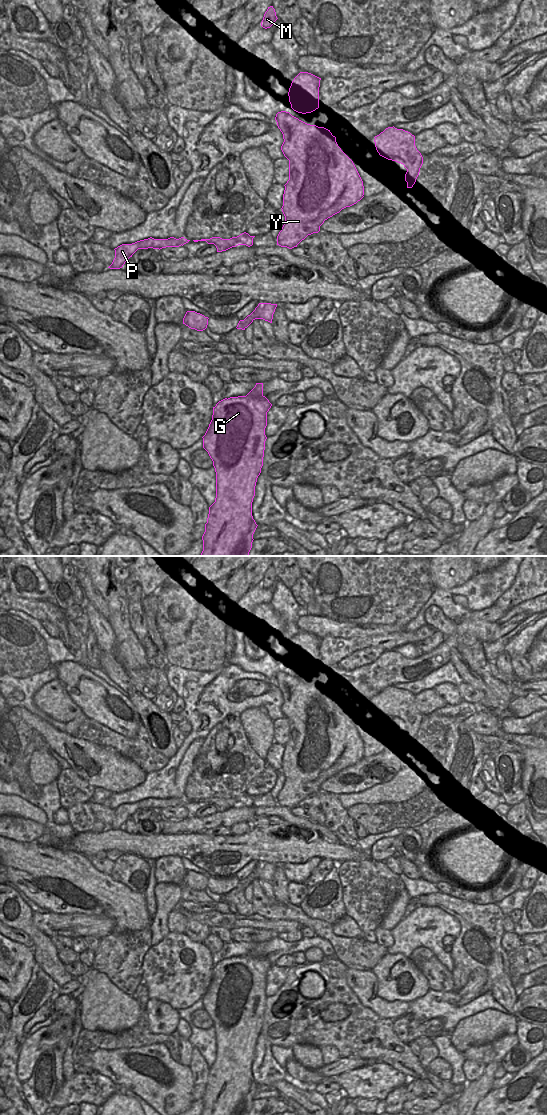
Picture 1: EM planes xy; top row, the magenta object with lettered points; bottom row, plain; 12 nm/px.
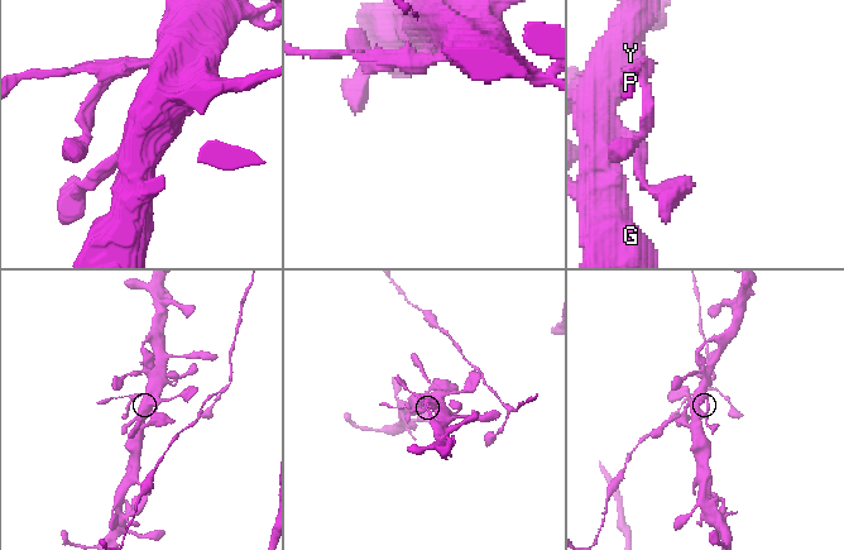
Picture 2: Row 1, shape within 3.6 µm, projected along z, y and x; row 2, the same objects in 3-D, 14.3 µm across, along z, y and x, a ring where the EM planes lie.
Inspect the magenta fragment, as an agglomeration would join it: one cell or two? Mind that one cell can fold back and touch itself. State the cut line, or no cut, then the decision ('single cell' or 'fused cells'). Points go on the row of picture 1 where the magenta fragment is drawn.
no cut; single cell

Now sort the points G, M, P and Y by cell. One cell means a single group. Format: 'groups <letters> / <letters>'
groups G M P Y

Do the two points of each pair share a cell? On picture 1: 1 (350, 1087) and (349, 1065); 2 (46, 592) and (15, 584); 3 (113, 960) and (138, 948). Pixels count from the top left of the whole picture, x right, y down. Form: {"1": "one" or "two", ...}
{"1": "two", "2": "one", "3": "one"}

